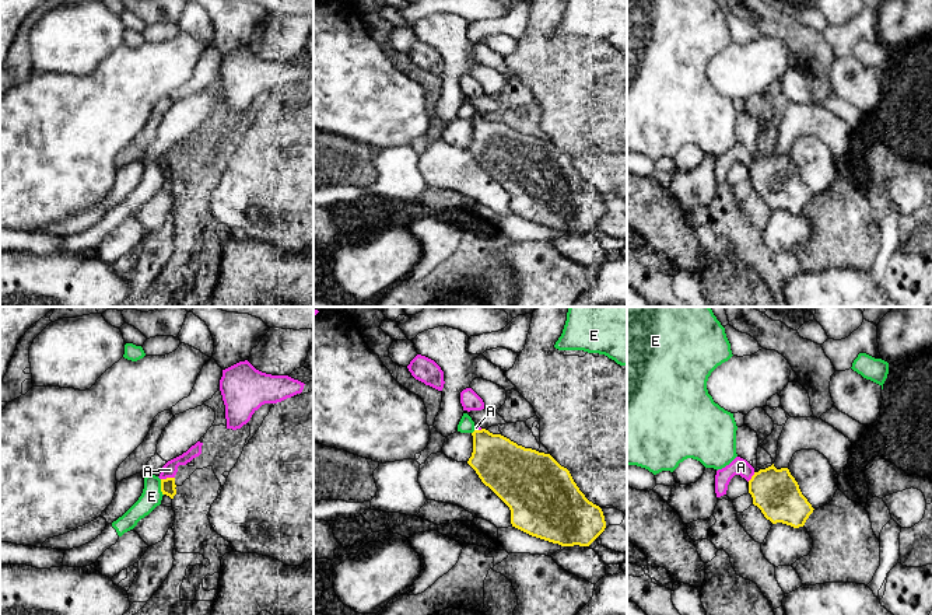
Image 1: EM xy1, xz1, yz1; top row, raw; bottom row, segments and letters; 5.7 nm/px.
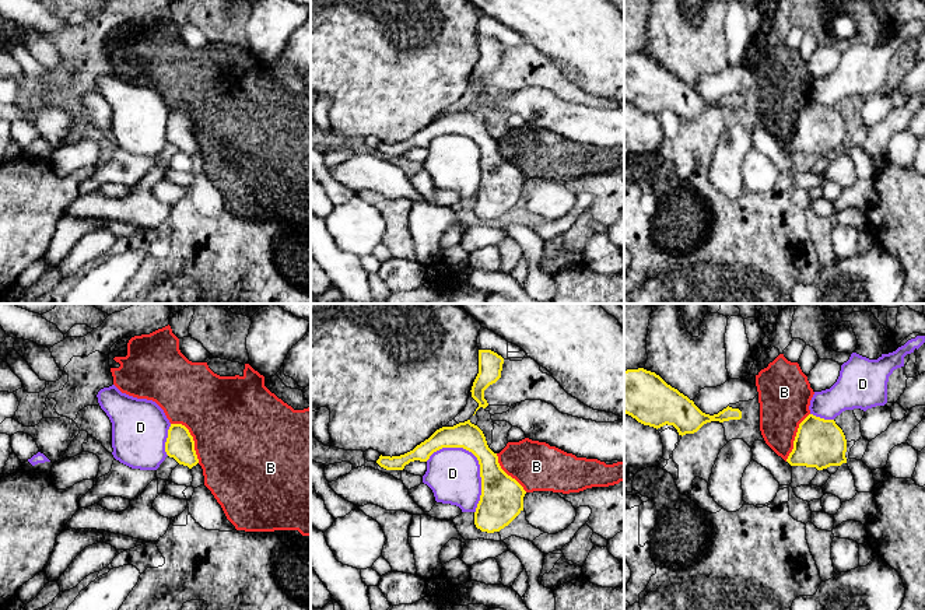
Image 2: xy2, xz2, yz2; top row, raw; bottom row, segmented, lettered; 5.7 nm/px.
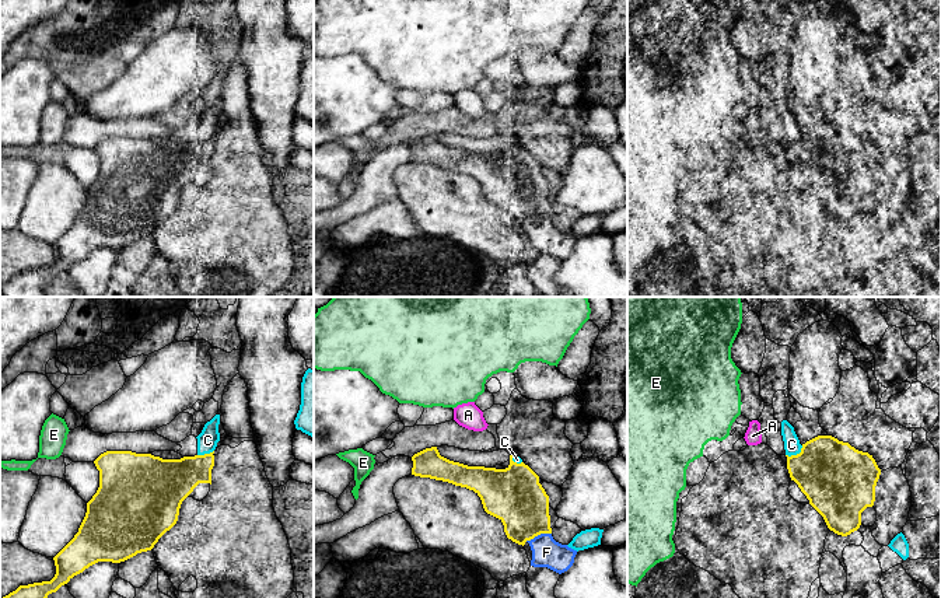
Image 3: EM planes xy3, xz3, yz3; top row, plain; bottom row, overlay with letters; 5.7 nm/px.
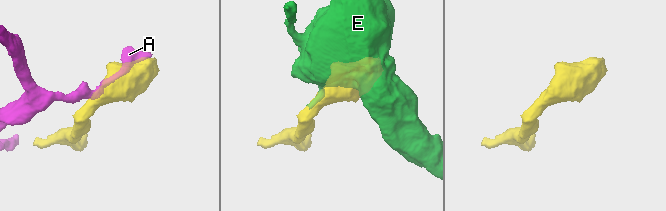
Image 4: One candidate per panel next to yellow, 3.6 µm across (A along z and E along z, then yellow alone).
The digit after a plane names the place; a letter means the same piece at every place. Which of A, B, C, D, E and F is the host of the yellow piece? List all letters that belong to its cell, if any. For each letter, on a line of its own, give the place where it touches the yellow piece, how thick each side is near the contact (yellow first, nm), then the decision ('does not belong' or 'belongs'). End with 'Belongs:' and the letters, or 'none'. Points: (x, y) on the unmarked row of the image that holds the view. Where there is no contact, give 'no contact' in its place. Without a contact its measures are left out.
A: meets yellow in xy1 at (167, 164); 80 nm thick on the yellow side, 90 nm on the other; does not belong
B: meets yellow in xy2 at (192, 125); 160 nm thick on the yellow side, 500 nm on the other; does not belong
C: meets yellow in yz3 at (797, 140); 400 nm thick on the yellow side, 100 nm on the other; does not belong
D: meets yellow in xz2 at (479, 150); 240 nm thick on the yellow side, 300 nm on the other; does not belong
E: meets yellow in xy1 at (161, 174); 80 nm thick on the yellow side, 120 nm on the other; does not belong
F: meets yellow in xz3 at (538, 220); 320 nm thick on the yellow side, 170 nm on the other; belongs
Belongs: F

